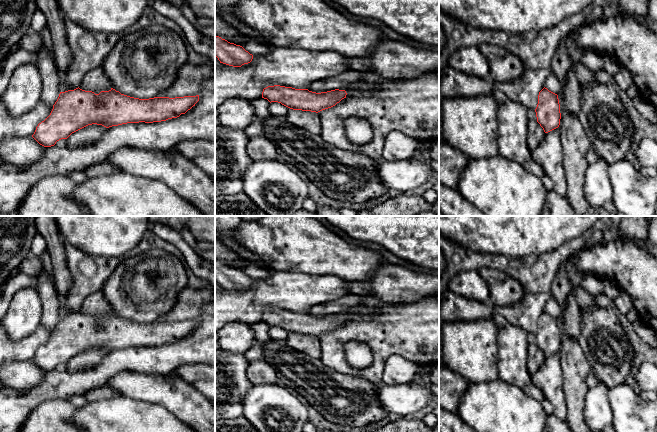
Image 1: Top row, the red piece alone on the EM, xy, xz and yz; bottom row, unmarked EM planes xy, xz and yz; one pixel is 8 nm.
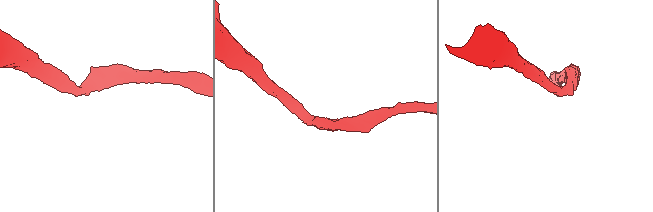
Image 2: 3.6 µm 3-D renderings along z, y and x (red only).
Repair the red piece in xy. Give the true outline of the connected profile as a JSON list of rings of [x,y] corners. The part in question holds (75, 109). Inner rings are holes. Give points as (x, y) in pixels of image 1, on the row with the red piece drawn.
[[[79,87],[60,92],[50,115],[38,124],[32,137],[51,147],[92,124],[106,128],[127,123],[153,123],[177,118],[199,101],[199,95],[139,99],[111,88],[95,94]]]

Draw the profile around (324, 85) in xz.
[[[348,69],[333,78],[330,77],[321,81],[315,81],[311,83],[307,89],[316,93],[327,92],[335,89],[345,90],[350,84],[356,83],[362,79],[364,74],[365,73],[363,72]]]

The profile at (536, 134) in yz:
[[[534,109],[528,110],[528,147],[532,152],[544,139],[545,132],[537,122],[536,112]]]

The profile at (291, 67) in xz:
[[[272,47],[265,56],[253,56],[250,63],[233,67],[220,63],[215,68],[215,108],[229,99],[262,98],[263,89],[280,85],[307,89],[315,82],[348,70],[349,59],[335,51]]]

